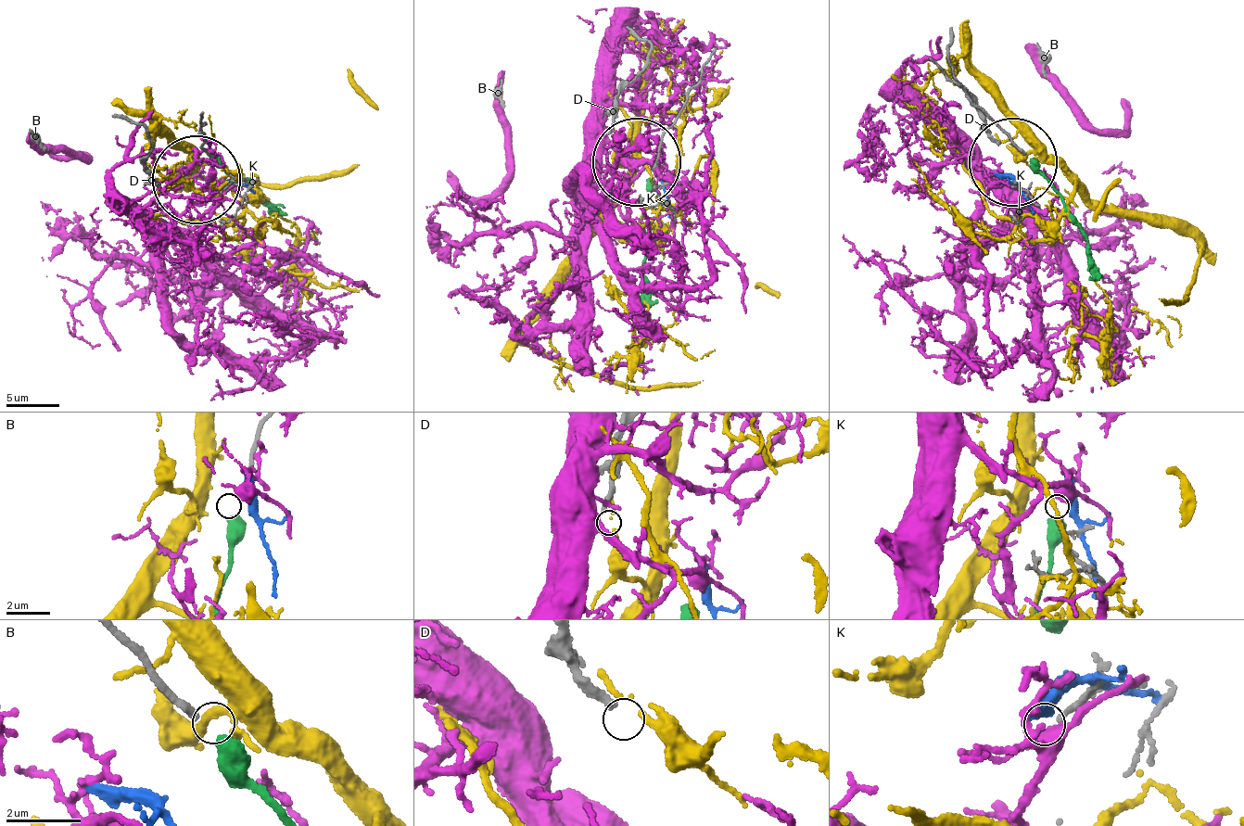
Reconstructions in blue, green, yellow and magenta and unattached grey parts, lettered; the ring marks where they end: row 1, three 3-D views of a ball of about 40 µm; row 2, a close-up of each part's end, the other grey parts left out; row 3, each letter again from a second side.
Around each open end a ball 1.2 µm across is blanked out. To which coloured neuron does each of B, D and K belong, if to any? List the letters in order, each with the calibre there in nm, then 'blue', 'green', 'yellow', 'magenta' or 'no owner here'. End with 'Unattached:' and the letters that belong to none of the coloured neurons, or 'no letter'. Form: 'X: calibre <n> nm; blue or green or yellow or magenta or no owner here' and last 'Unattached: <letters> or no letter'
B: calibre 180 nm; green
D: calibre 240 nm; no owner here
K: calibre 110 nm; magenta
Unattached: D

